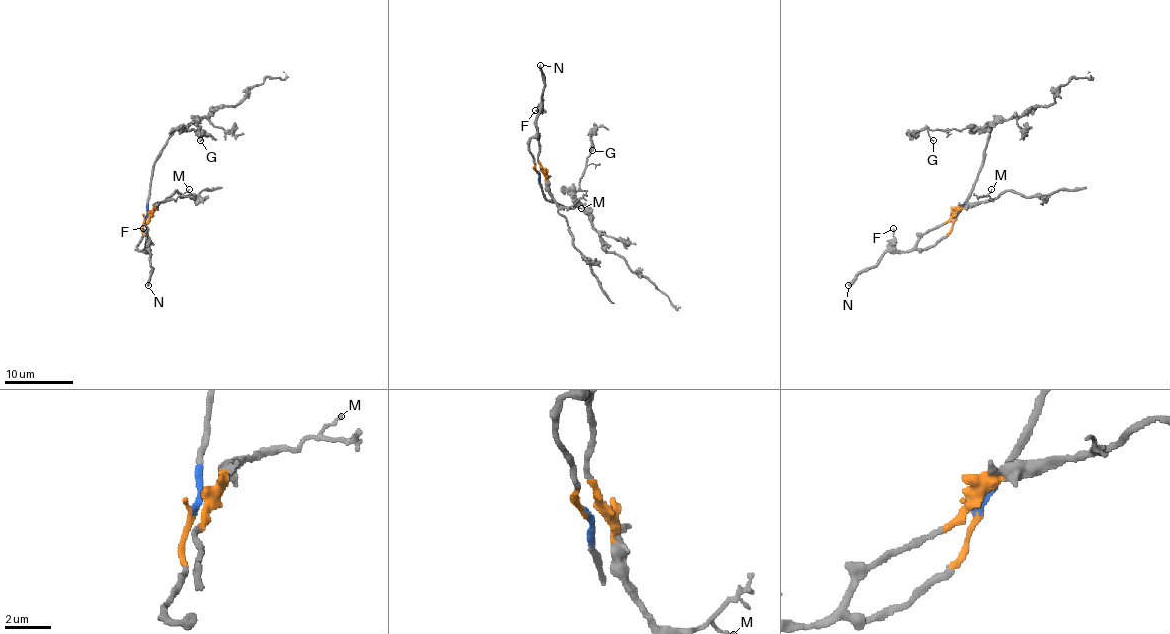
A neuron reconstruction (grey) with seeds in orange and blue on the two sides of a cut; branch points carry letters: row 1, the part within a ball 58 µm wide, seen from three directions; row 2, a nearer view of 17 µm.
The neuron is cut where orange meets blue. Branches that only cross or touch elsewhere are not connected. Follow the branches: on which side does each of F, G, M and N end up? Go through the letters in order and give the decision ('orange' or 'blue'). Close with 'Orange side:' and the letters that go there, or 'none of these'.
F: orange
G: blue
M: orange
N: orange
Orange side: F, M, N

